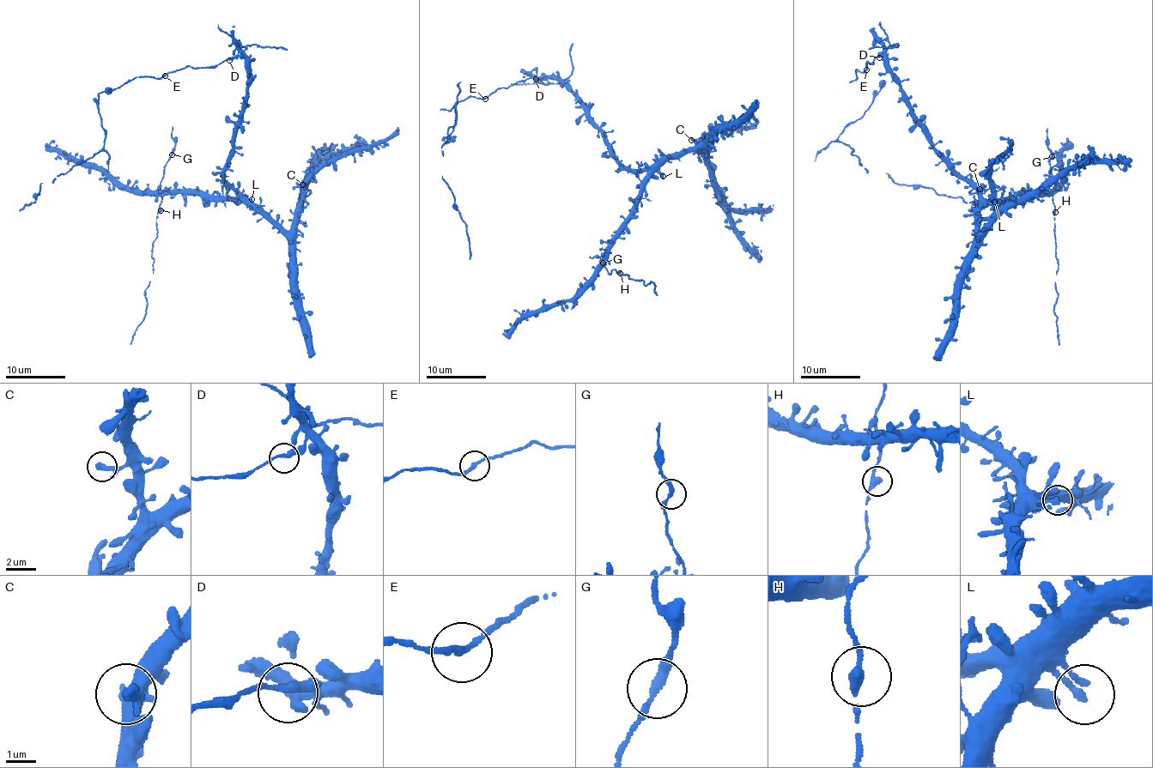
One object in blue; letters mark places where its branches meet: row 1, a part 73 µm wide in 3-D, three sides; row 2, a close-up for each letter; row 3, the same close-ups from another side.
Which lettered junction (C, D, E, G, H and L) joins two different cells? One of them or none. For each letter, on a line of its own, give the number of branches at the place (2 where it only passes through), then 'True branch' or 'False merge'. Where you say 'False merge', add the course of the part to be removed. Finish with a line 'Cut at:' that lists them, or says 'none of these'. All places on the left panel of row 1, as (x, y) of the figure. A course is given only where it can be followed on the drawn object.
C: Branches: 2. True branch
D: Branches: 2. True branch
E: Branches: 2. True branch
G: Branches: 2. True branch
H: Branches: 2. True branch
L: Branches: 2. True branch
Cut at: none of these

